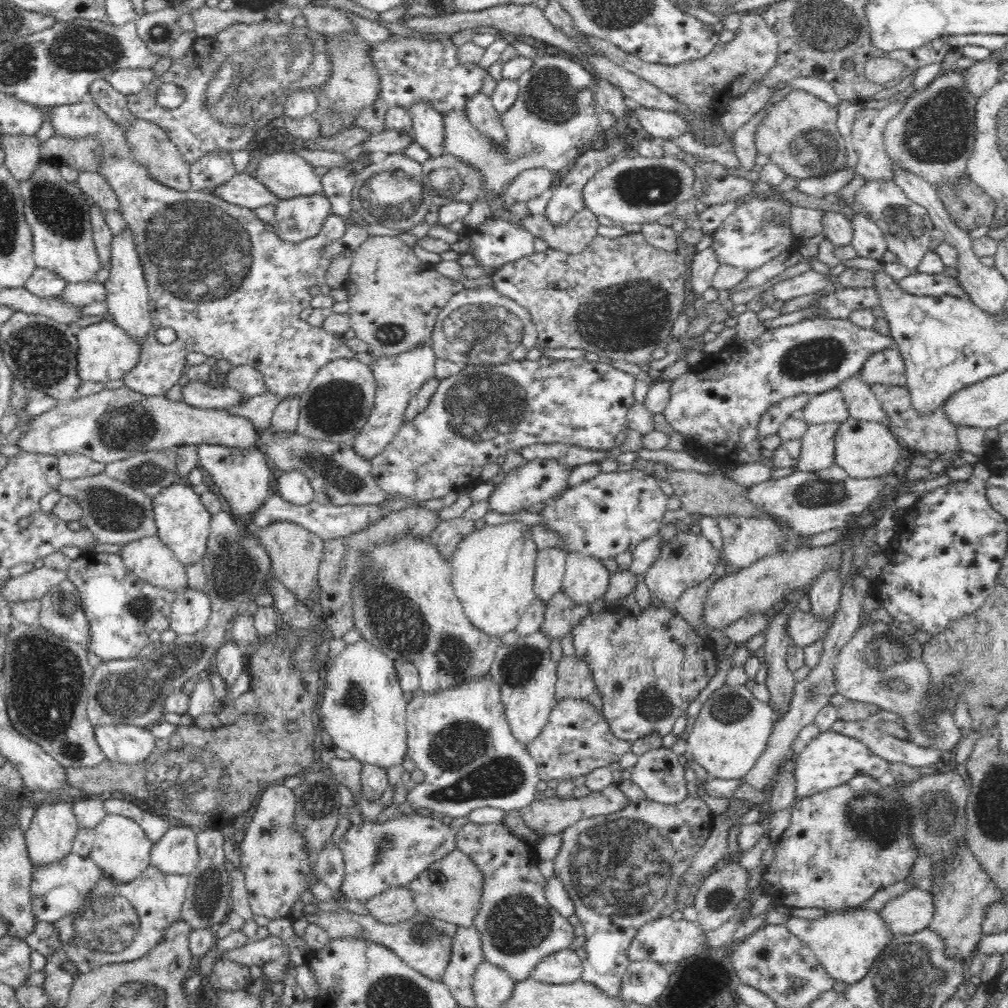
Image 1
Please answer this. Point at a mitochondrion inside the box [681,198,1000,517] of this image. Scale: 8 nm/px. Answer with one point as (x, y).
(823, 357)

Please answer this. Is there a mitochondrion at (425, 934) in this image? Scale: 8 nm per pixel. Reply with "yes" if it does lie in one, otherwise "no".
yes

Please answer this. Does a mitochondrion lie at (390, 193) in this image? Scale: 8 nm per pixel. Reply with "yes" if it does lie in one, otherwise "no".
yes

